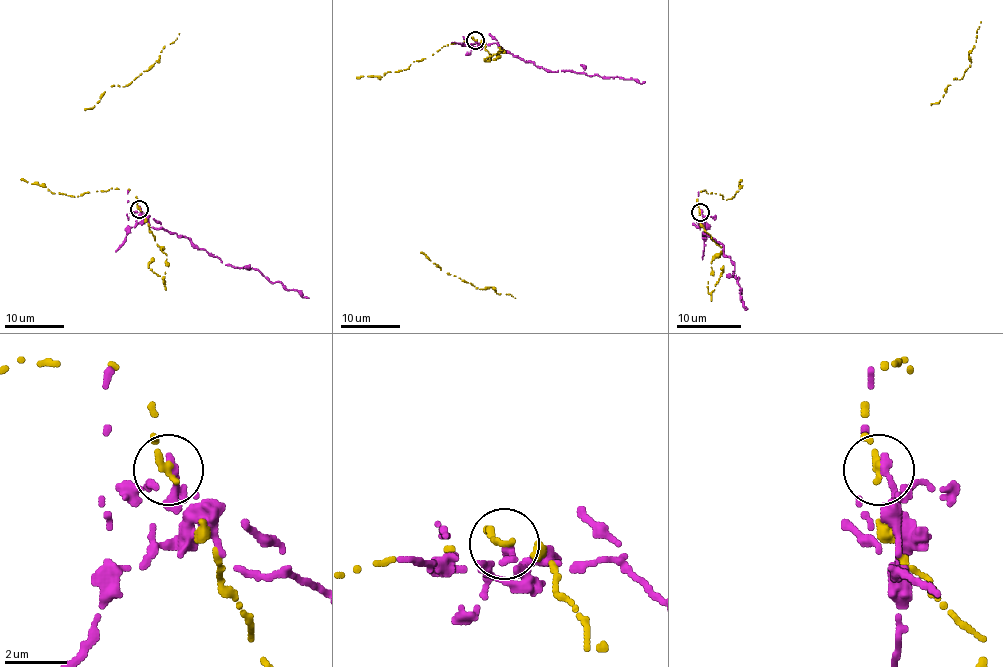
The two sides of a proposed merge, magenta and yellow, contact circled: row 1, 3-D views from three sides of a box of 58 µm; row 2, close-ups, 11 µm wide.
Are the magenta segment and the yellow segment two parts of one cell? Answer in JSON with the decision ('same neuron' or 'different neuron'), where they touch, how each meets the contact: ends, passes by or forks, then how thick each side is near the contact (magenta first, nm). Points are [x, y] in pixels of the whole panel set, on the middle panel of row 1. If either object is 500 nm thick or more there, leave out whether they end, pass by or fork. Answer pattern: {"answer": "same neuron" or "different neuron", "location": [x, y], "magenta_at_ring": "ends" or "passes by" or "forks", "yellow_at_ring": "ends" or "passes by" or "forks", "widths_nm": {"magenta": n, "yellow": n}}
{"answer": "different neuron", "location": [475, 40], "magenta_at_ring": "ends", "yellow_at_ring": "ends", "widths_nm": {"magenta": 300, "yellow": 240}}

